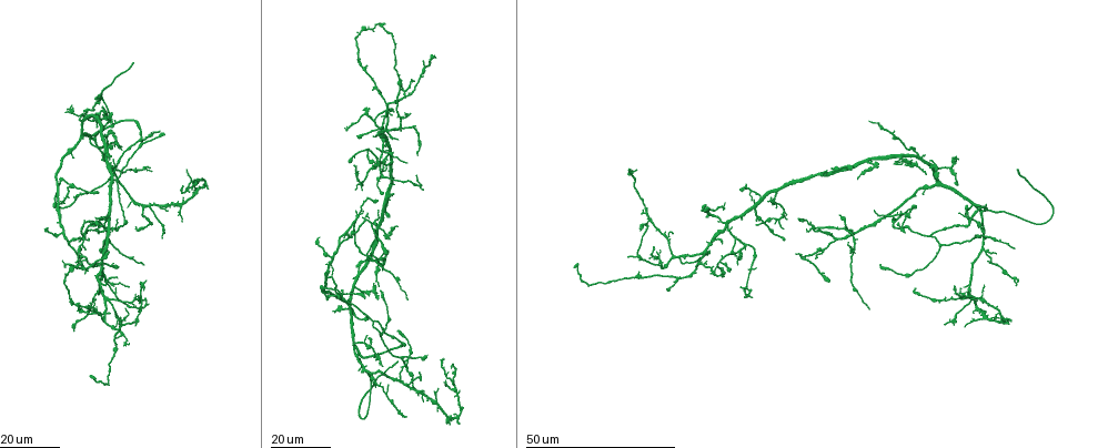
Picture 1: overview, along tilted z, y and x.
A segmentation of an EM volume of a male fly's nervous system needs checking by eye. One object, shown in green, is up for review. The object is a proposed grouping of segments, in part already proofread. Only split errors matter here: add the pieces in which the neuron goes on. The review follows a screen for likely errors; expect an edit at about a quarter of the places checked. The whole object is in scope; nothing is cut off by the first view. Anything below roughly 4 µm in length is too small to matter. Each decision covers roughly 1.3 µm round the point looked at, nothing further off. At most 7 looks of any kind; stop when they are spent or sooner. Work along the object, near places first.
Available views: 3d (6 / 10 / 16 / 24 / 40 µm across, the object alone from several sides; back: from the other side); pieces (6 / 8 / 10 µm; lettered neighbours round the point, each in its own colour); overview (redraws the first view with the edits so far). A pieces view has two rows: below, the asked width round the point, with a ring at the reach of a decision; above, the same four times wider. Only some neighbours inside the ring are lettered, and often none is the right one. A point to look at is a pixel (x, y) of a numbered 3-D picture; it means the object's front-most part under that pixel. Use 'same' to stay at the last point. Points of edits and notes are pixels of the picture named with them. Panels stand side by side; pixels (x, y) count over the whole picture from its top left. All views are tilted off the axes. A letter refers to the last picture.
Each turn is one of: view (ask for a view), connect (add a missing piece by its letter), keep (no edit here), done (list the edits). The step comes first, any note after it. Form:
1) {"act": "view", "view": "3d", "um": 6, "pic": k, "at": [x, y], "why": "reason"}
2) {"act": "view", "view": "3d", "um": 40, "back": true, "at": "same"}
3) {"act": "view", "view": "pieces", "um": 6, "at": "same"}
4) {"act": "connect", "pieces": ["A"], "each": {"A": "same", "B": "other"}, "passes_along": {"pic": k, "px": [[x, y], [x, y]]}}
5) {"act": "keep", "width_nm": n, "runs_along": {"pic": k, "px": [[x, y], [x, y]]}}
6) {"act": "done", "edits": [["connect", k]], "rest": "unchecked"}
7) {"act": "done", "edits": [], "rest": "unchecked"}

{"act": "view", "view": "3d", "um": 24, "pic": 1, "at": [840, 215], "why": "branch stops here"}

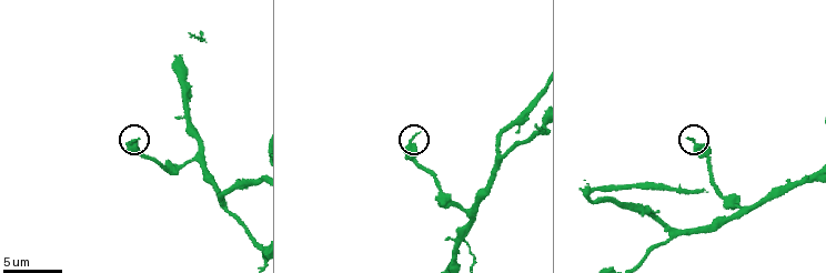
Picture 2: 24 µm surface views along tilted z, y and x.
{"act": "view", "view": "pieces", "um": 6, "pic": 2, "at": [418, 131]}

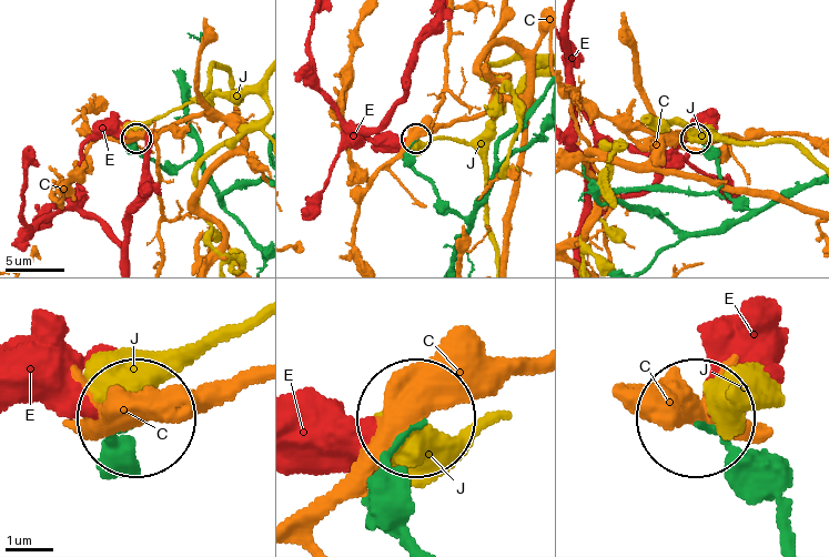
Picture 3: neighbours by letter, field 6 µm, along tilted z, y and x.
{"act": "keep", "each": {"C": "other", "E": "other", "J": "other"}, "found": "none of them fits"}

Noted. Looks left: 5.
{"act": "view", "view": "3d", "um": 24, "pic": 1, "at": [995, 252], "why": "thin end"}

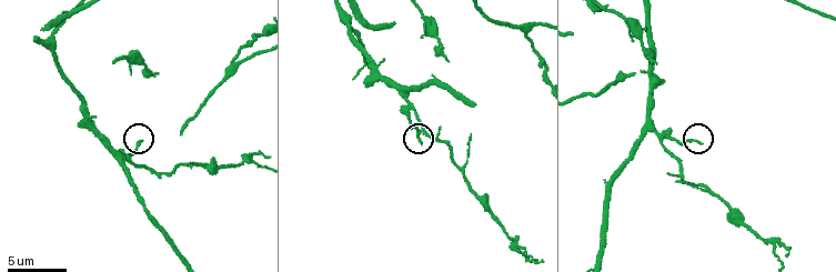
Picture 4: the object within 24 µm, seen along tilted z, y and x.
{"act": "view", "view": "pieces", "um": 6, "pic": 4, "at": [420, 143]}

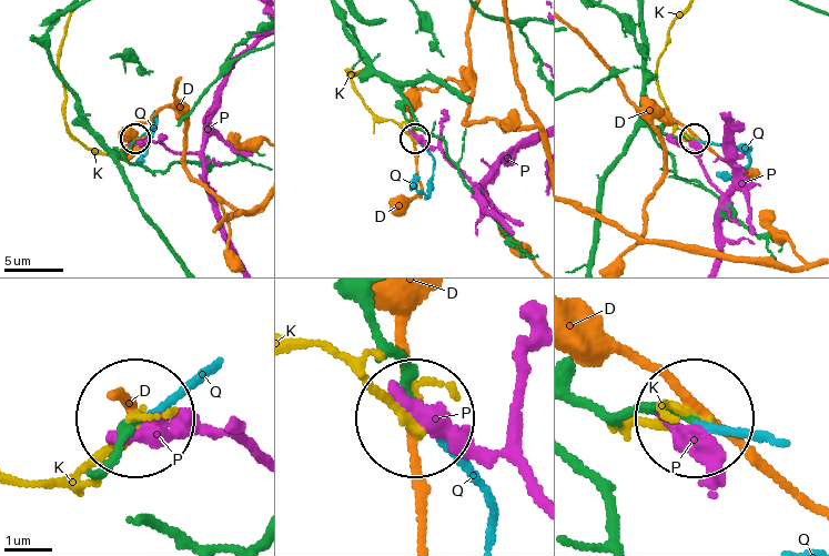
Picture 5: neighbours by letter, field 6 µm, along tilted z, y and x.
{"act": "connect", "pieces": ["Q"], "each": {"D": "other", "K": "other", "P": "other", "Q": "same"}, "passes_along": {"pic": 5, "px": [[371, 312], [407, 369], [414, 414], [486, 498], [491, 531]]}, "found": "the neuron continues"}

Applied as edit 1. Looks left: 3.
{"act": "view", "view": "3d", "um": 16, "pic": 1, "at": [882, 264], "why": "long arm stops here"}

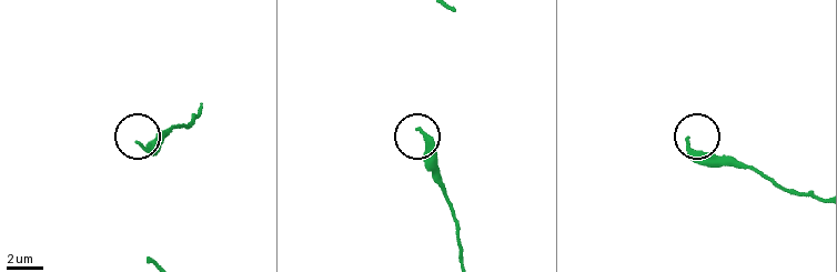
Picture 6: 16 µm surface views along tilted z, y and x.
{"act": "view", "view": "3d", "um": 10, "pic": 6, "at": [419, 128], "why": "closer look"}

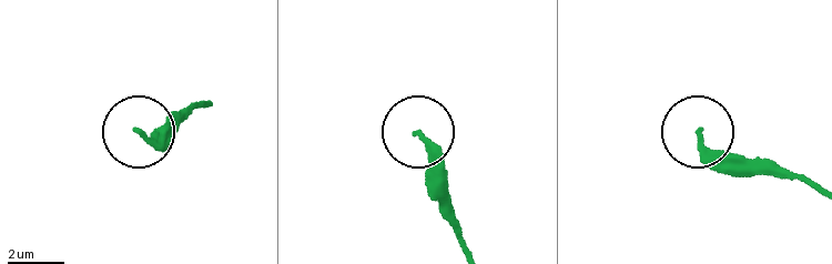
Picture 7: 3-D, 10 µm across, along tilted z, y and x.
{"act": "view", "view": "pieces", "um": 10, "pic": 7, "at": [138, 133]}

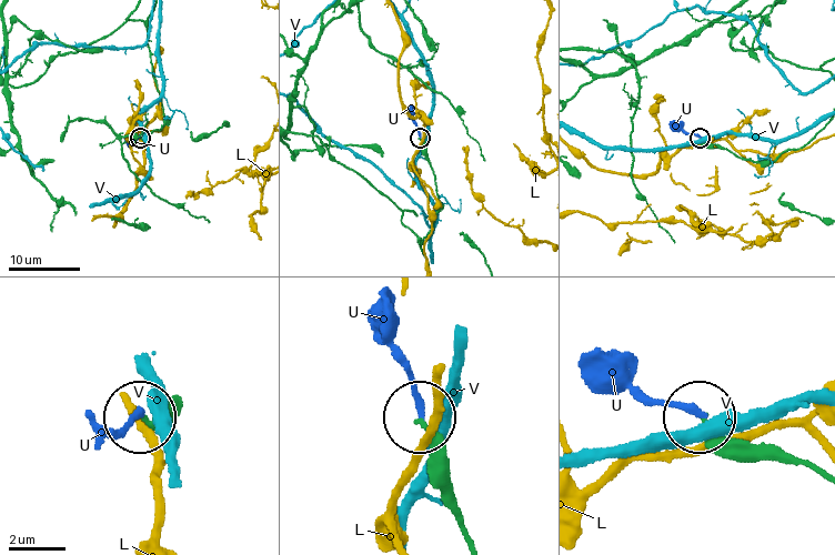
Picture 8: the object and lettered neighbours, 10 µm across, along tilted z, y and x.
{"act": "keep", "each": {"L": "other", "U": "other", "V": "other"}, "runs_along": {"pic": 8, "px": [[465, 536], [444, 457], [422, 423]]}, "found": "none of them fits"}

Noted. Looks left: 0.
{"act": "done", "edits": [["connect", 5]], "rest": "unchecked"}

